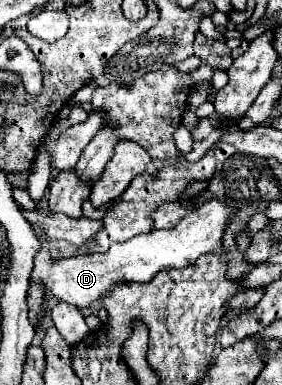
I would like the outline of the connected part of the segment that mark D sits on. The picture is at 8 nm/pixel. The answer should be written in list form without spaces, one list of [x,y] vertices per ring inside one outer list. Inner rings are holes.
[[[211,200],[207,206],[191,212],[171,230],[153,230],[151,234],[133,236],[127,242],[111,246],[105,254],[81,254],[55,260],[43,246],[35,256],[35,272],[31,274],[31,286],[41,286],[45,294],[55,298],[69,298],[69,304],[77,308],[89,308],[95,300],[111,292],[123,282],[147,282],[159,270],[183,268],[195,262],[205,252],[221,250],[221,238],[227,220],[233,216],[233,208],[221,200]]]

